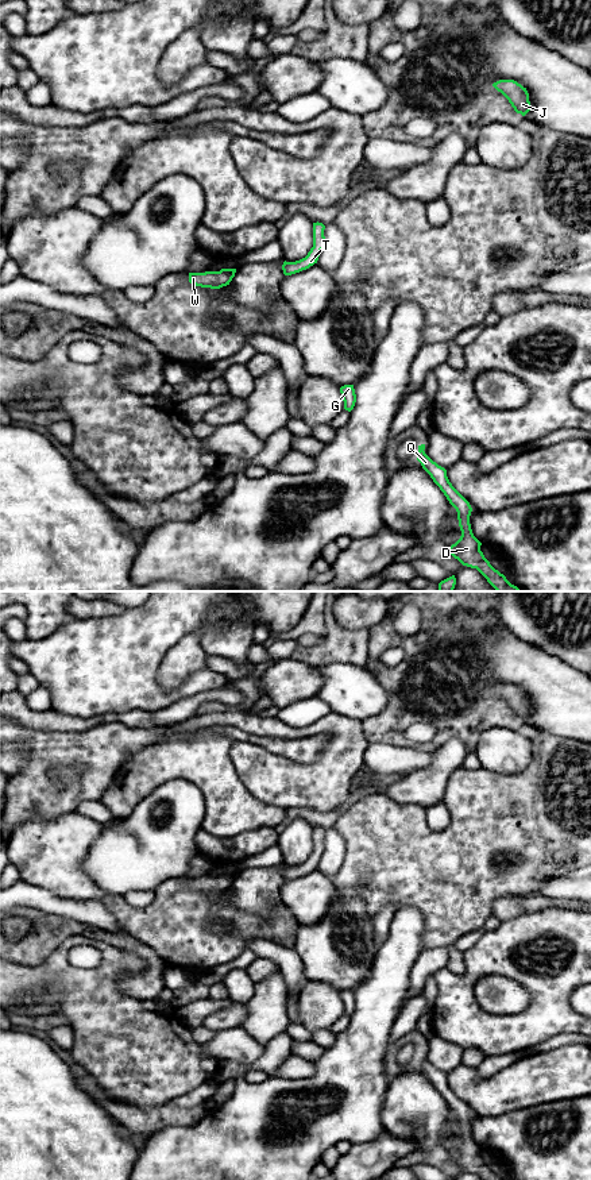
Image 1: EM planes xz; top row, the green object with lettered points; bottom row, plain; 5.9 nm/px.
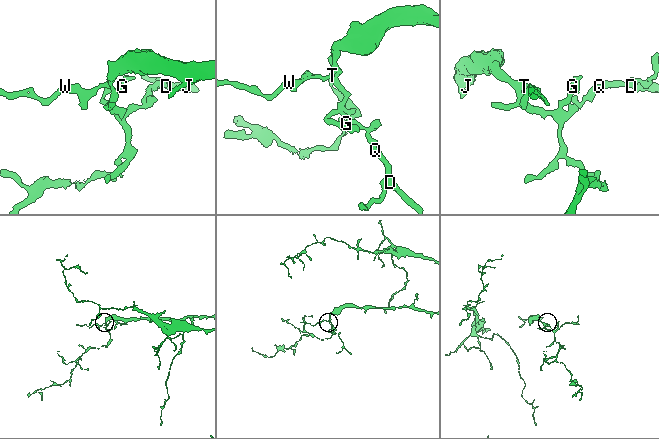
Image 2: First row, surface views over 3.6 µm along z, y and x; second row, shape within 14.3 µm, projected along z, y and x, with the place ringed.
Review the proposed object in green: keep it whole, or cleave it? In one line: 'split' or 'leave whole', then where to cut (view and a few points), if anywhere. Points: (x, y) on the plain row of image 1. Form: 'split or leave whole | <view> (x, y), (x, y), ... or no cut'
leave whole | no cut

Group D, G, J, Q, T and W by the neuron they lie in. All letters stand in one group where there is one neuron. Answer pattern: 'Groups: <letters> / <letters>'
Groups: D G J Q T W

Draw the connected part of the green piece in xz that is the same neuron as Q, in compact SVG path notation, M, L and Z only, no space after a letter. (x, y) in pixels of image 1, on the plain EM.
M425 1049L418 1050L417 1065L457 1117L461 1141L449 1152L451 1160L463 1171L476 1173L482 1180L503 1180L490 1169L480 1156L482 1148L474 1141L470 1129L472 1117L470 1107L452 1091L447 1075L433 1067L424 1054Z

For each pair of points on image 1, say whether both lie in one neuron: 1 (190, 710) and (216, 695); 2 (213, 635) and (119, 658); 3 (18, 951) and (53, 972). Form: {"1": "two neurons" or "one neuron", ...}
{"1": "one neuron", "2": "one neuron", "3": "two neurons"}

